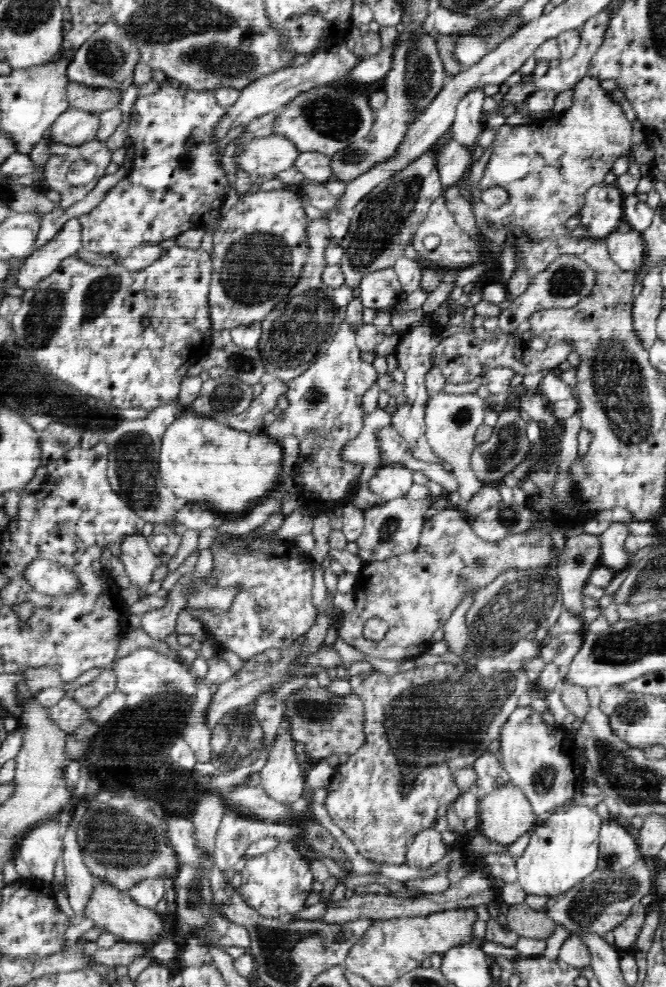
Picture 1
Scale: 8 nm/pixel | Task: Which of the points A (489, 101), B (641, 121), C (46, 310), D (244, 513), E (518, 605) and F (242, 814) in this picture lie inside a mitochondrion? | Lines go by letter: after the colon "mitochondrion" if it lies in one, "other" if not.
A: other
B: other
C: mitochondrion
D: other
E: mitochondrion
F: other

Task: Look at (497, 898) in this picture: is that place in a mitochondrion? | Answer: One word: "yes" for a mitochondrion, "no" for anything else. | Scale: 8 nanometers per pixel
no

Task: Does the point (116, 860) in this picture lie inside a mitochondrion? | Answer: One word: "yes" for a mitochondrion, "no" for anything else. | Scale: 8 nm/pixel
yes

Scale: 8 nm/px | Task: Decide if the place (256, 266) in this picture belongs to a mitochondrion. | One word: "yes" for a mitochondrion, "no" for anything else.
yes

